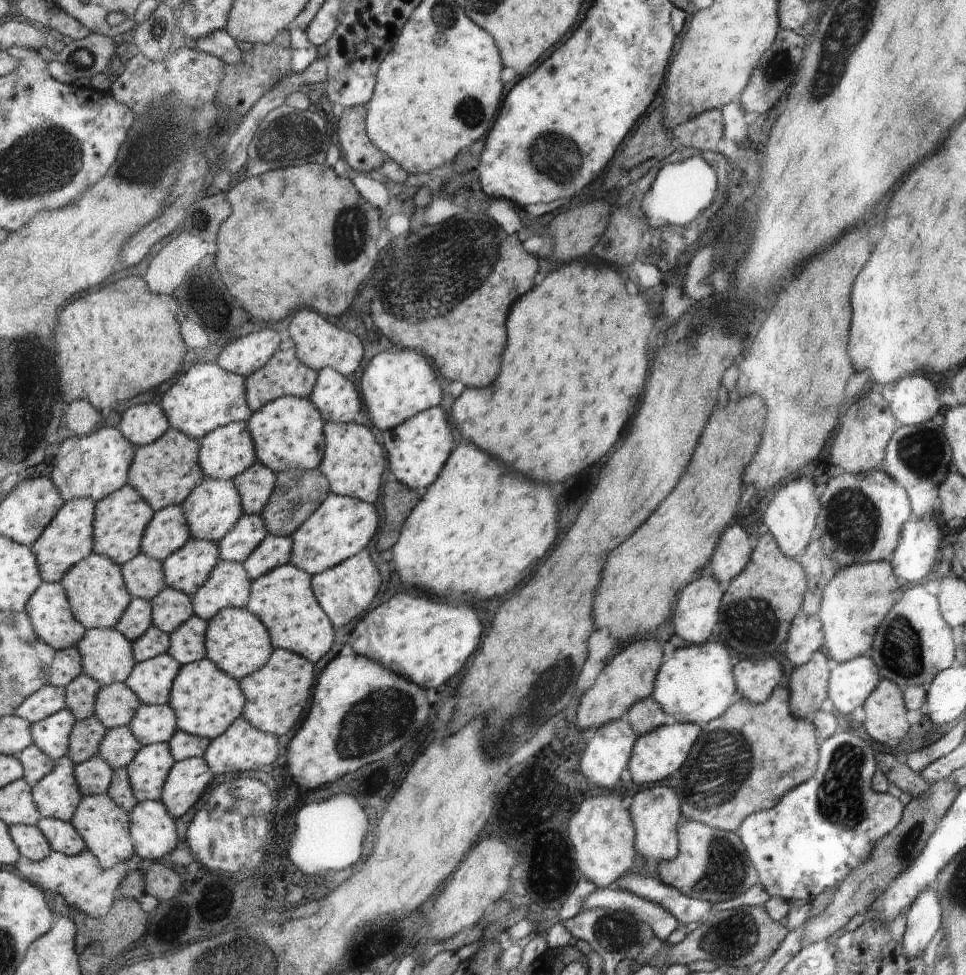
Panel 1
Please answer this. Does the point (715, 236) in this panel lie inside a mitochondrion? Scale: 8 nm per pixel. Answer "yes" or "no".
yes

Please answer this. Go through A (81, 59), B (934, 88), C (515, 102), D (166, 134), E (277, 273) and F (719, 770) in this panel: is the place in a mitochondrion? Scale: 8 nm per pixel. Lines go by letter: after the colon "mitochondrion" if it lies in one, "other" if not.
A: mitochondrion
B: other
C: other
D: mitochondrion
E: other
F: mitochondrion

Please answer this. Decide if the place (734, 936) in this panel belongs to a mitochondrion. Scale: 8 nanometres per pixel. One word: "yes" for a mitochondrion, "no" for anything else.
yes

